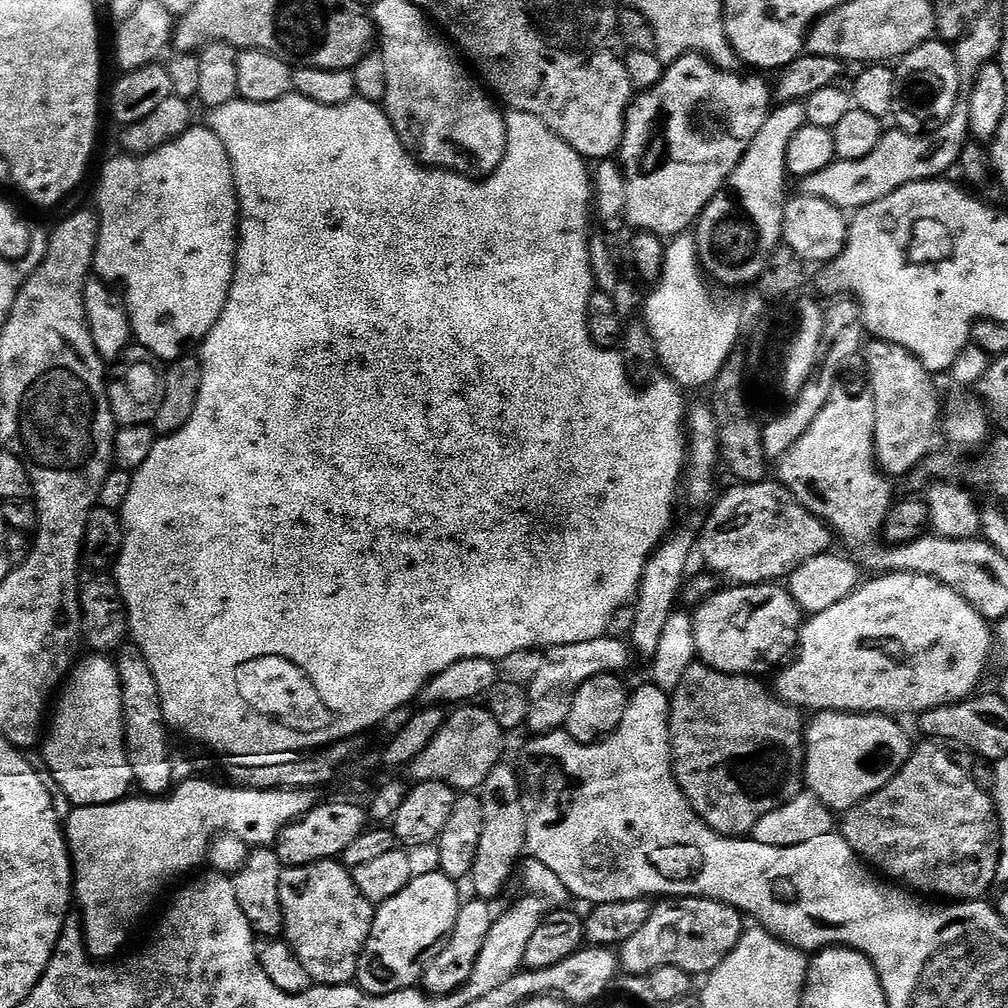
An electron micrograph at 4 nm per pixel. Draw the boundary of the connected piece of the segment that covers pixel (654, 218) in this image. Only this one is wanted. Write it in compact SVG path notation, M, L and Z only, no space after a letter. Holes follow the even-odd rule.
M687 52L684 56L679 56L673 64L667 65L664 69L664 77L662 82L658 82L658 86L643 89L639 94L633 95L632 103L628 105L628 113L626 114L626 122L624 123L624 137L620 143L620 151L618 153L619 163L624 169L624 174L628 178L626 186L626 210L624 211L624 220L636 232L649 232L661 238L671 238L674 236L683 236L695 225L700 215L706 210L706 206L710 206L710 202L716 195L724 189L724 185L728 183L730 174L738 166L738 162L742 162L742 158L746 154L746 150L750 146L750 142L754 138L754 134L758 134L758 130L762 130L762 126L766 122L768 113L774 107L774 92L768 84L763 80L763 75L748 74L752 76L739 76L736 70L719 68L717 64L713 64L707 56L701 56L699 52ZM699 108L705 108L710 115L716 120L724 120L724 128L716 128L713 132L703 132L696 125L696 111Z

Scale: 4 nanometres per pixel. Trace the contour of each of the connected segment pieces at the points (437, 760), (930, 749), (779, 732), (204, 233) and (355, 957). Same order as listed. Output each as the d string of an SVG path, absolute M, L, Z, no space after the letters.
M457 707L453 711L457 712L445 719L433 740L410 764L413 781L443 780L456 790L476 790L483 784L486 774L490 774L492 767L501 763L500 747L504 744L505 733L498 722L494 722L487 707L464 707Z
M936 742L917 743L906 763L874 794L843 813L842 834L865 864L881 877L924 898L941 896L944 902L963 902L987 897L1000 874L1000 818L996 801L982 791L964 768Z
M694 662L686 670L682 682L678 682L675 692L670 696L670 707L668 710L668 741L672 747L672 775L676 777L684 796L688 800L688 805L696 811L696 815L704 821L706 826L710 826L720 836L730 836L733 838L744 838L751 833L752 828L766 814L770 814L774 809L781 808L787 800L792 800L801 795L804 778L804 746L806 743L806 720L801 709L795 708L793 704L786 703L776 695L771 687L768 688L760 680L755 680L752 674L737 674L735 672L719 672L714 670L709 664Z
M193 126L188 129L187 132L182 133L182 135L177 138L177 140L172 140L169 144L162 146L154 150L153 152L148 152L144 156L138 156L135 154L119 154L104 169L100 172L100 208L98 207L98 219L100 221L100 237L96 243L96 258L94 261L94 268L97 273L105 281L113 282L112 280L117 280L118 283L124 284L124 288L128 291L128 300L126 296L126 307L128 310L128 317L132 323L132 335L134 337L135 343L142 348L148 348L154 355L156 355L157 361L160 362L171 362L174 360L179 360L181 356L185 355L189 350L195 349L197 346L203 344L205 338L210 334L210 330L218 322L218 318L222 314L222 310L226 306L228 301L228 295L230 294L230 286L232 285L232 279L236 273L236 245L238 243L238 225L240 223L240 199L236 197L236 179L234 178L234 170L232 169L232 163L228 157L228 151L226 146L222 142L222 138L218 134L212 132L211 128L207 126Z
M339 859L284 868L280 874L280 901L284 915L284 936L312 981L320 986L352 984L360 968L360 955L370 938L376 908L365 898L362 890L358 890L351 871Z

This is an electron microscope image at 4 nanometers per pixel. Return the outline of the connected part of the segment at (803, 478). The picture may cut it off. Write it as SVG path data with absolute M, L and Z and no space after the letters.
M838 386L834 394L830 394L830 402L822 406L822 414L814 418L810 430L806 430L806 434L802 434L798 442L794 442L792 449L778 464L779 483L789 488L800 504L820 517L839 539L841 536L846 543L853 544L856 548L881 535L884 519L888 517L894 503L893 481L881 472L874 454L874 398L871 391L863 391L855 396L854 393L847 392L844 386Z

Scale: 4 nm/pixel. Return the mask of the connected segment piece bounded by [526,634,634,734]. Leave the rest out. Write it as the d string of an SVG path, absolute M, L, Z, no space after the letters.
M605 634L598 638L590 638L590 642L574 642L573 644L553 644L540 660L532 681L527 681L528 690L528 722L527 727L536 734L554 732L563 729L568 723L570 706L574 702L574 694L592 676L601 674L624 674L634 661L634 652L627 639L619 640L613 634Z

